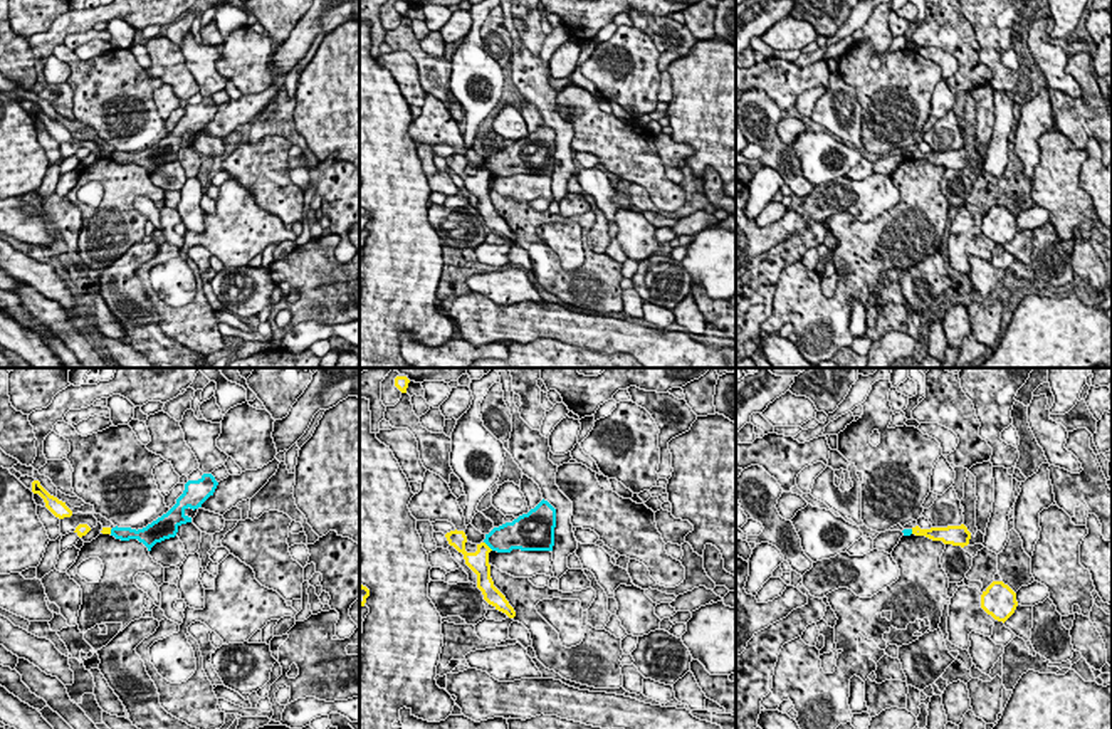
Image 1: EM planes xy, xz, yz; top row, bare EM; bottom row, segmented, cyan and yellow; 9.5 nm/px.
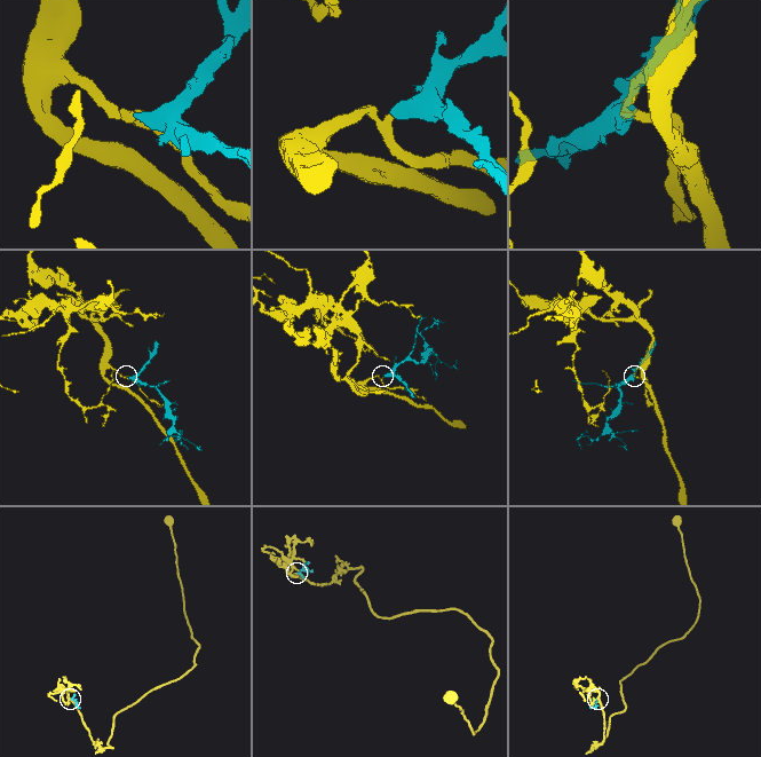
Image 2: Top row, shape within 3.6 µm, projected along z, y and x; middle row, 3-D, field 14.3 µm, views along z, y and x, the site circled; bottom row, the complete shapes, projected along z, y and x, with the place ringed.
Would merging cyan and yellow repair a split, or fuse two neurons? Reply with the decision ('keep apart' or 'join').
keep apart

